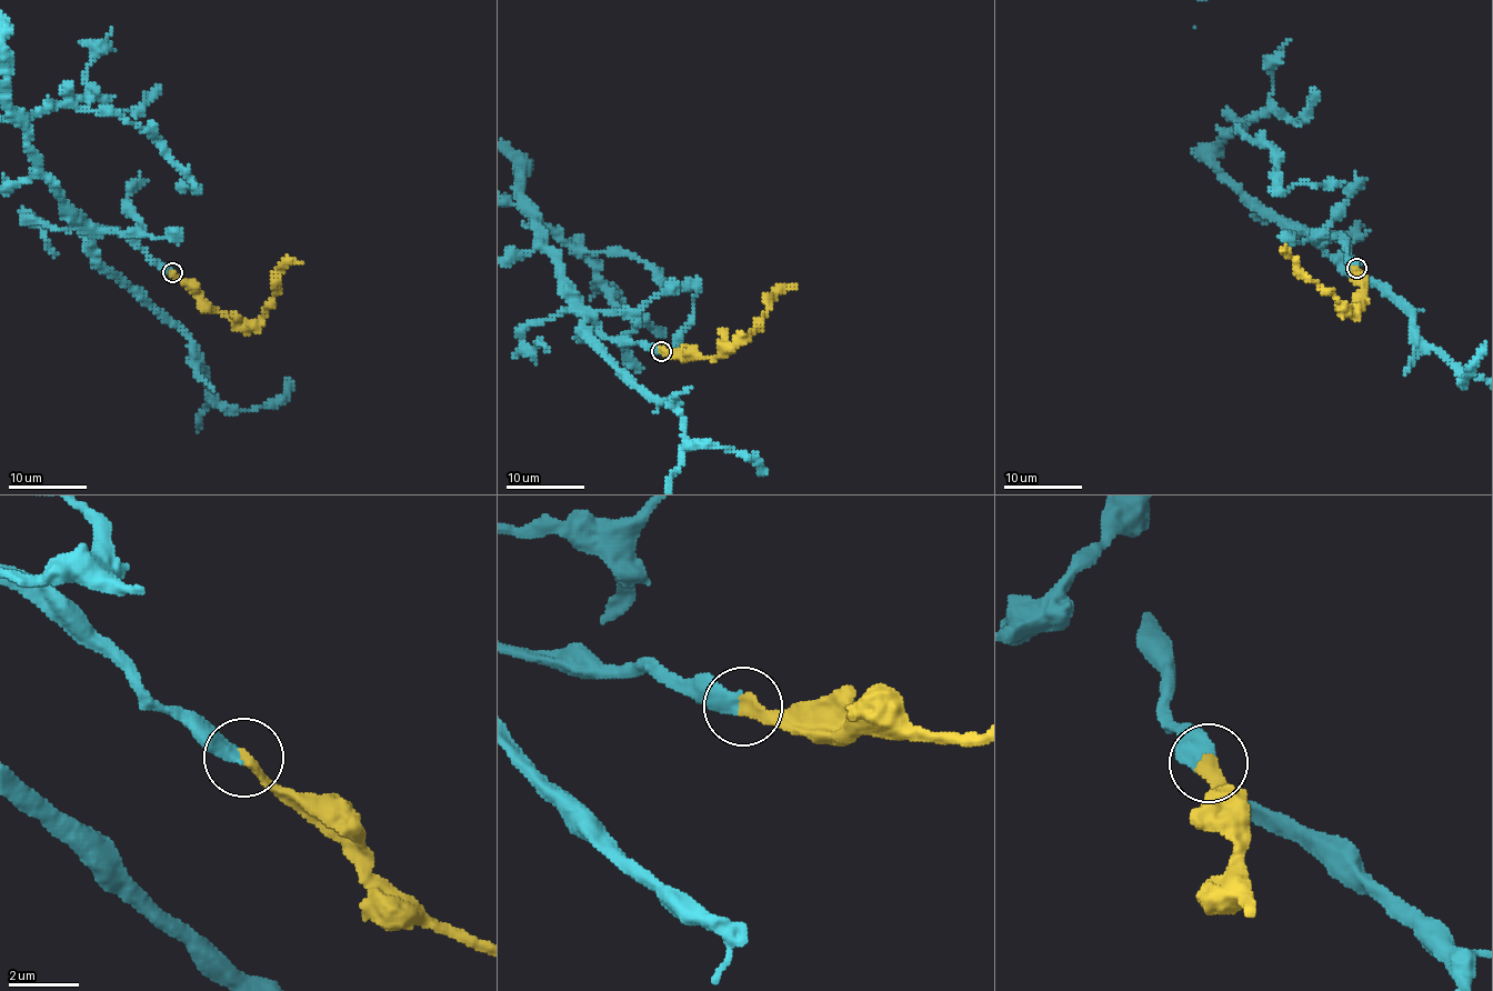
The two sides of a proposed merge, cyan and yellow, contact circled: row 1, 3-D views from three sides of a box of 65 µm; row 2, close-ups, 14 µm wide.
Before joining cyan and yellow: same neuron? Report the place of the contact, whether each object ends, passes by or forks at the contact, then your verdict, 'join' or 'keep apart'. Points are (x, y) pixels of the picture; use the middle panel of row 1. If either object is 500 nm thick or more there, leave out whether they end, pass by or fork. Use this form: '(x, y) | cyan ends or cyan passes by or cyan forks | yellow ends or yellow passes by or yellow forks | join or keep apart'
(661, 351) | cyan ends | yellow ends | join

